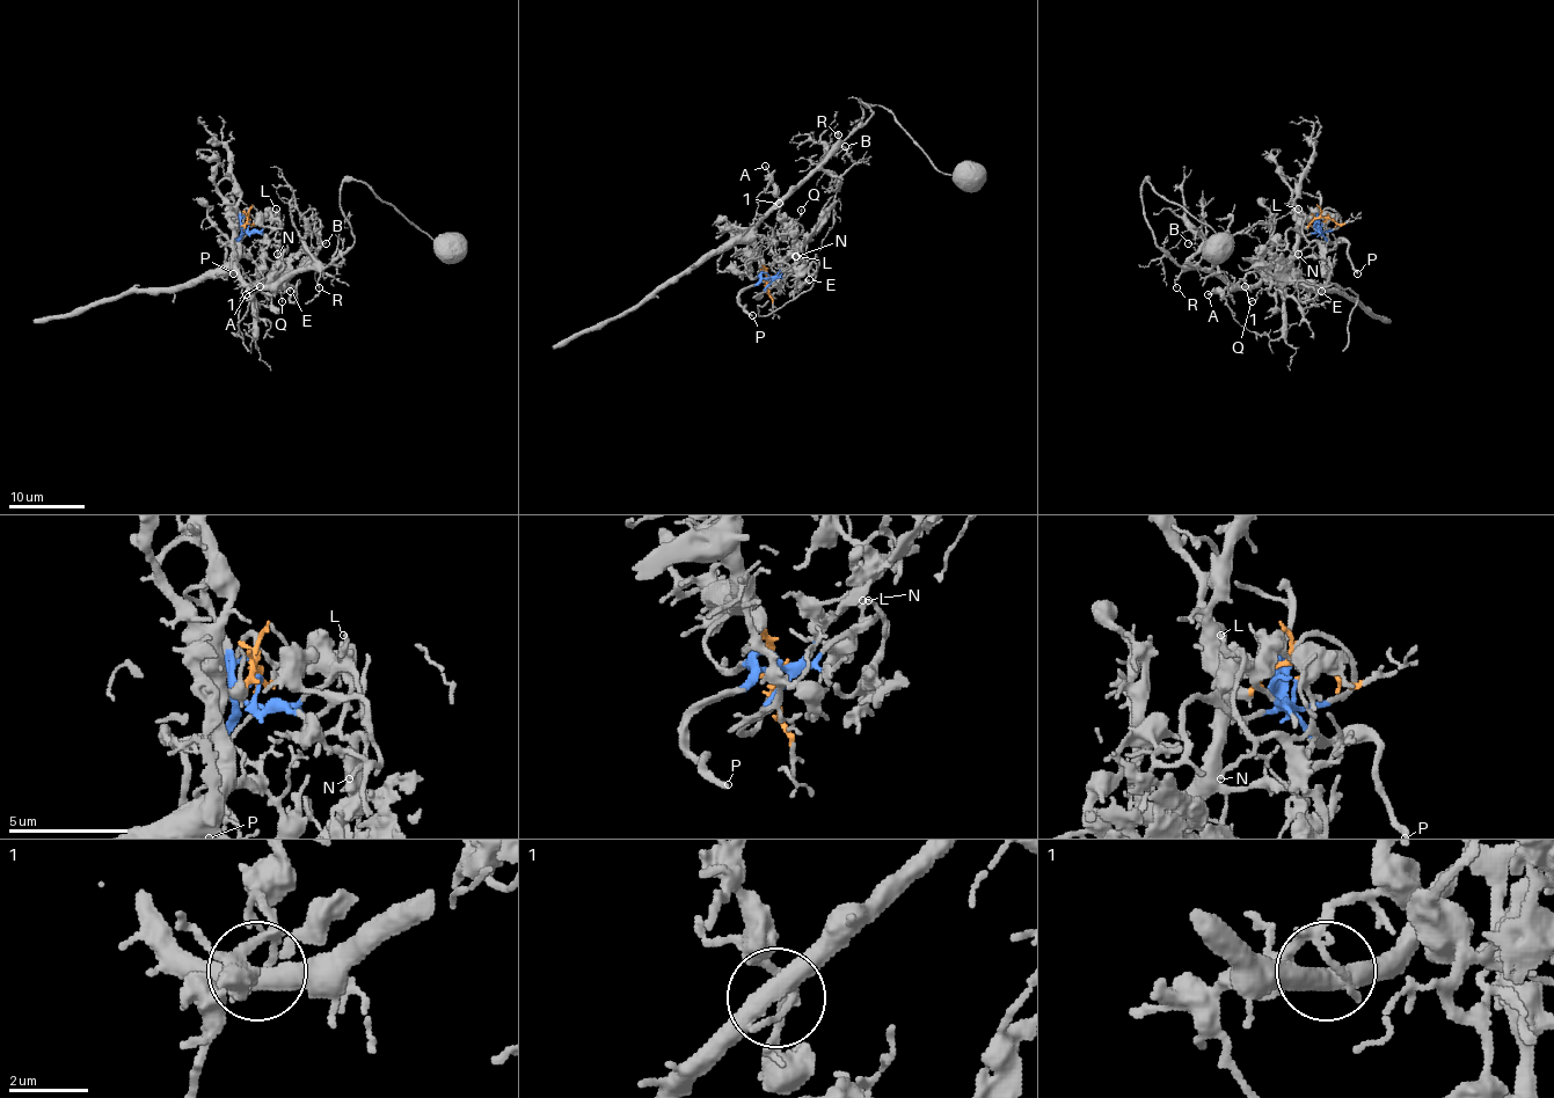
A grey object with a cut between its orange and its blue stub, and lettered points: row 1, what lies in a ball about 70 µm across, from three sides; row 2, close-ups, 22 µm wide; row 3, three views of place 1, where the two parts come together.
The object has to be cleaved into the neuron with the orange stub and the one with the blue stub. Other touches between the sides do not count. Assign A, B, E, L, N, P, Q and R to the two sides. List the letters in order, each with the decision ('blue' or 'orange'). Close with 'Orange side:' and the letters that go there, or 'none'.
A: blue
B: orange
E: blue
L: blue
N: blue
P: blue
Q: blue
R: orange
Orange side: B, R

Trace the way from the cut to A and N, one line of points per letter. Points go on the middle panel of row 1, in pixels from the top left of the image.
A: (767, 280), (805, 239), (802, 235), (793, 238), (783, 222), (781, 199), (766, 165)
N: (767, 280), (770, 277), (779, 277), (800, 260), (802, 265), (796, 256)

